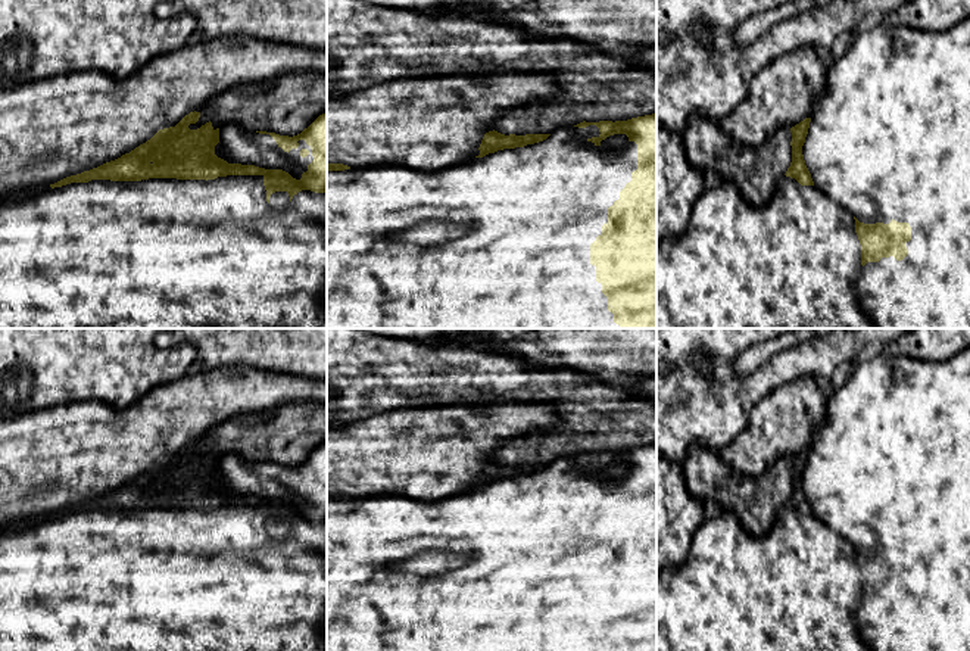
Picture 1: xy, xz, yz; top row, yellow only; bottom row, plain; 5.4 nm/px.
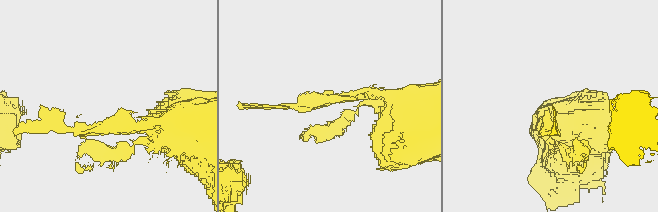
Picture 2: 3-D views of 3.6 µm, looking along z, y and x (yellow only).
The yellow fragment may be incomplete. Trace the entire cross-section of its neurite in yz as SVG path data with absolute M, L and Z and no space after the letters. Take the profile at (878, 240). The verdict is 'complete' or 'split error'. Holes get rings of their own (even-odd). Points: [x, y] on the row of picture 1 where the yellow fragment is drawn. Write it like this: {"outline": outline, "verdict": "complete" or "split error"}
{"outline": "M970 18L945 32L911 28L892 19L863 27L849 49L827 69L811 118L790 128L792 162L786 177L815 186L849 211L861 244L863 271L854 286L860 309L877 328L970 328Z", "verdict": "split error"}

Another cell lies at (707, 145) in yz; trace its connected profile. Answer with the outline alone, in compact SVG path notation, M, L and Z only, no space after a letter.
M693 113L689 116L682 136L686 158L699 172L708 172L727 161L733 140L718 122Z

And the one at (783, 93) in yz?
M813 46L785 53L758 71L748 97L718 124L732 140L762 146L777 130L813 116L826 75Z

